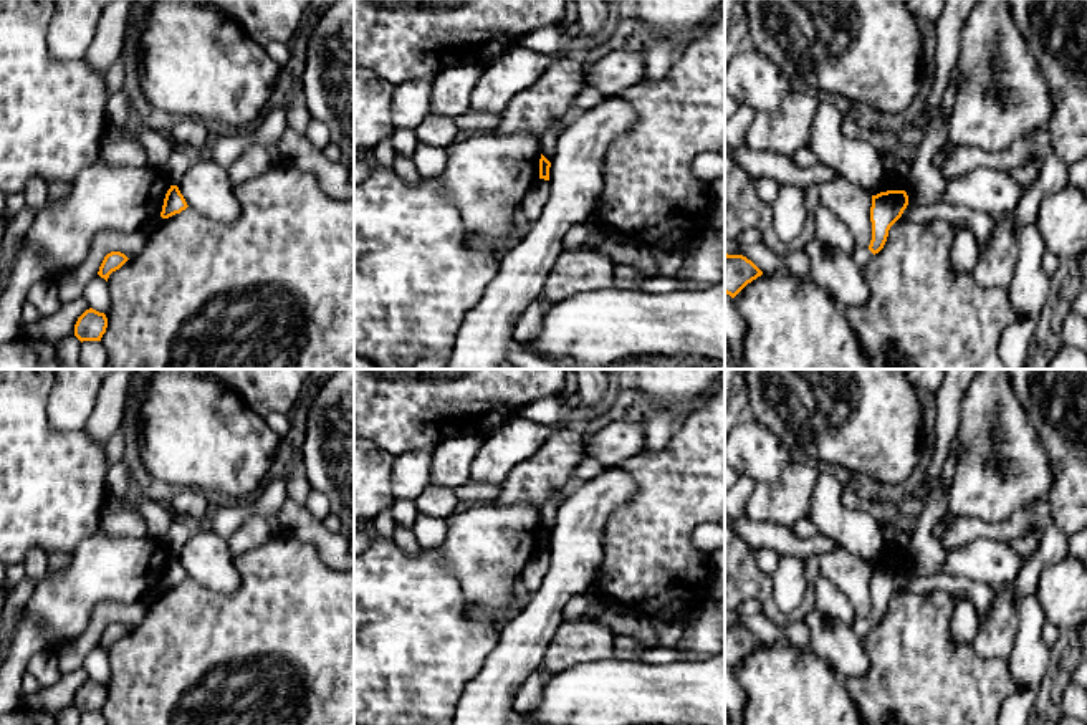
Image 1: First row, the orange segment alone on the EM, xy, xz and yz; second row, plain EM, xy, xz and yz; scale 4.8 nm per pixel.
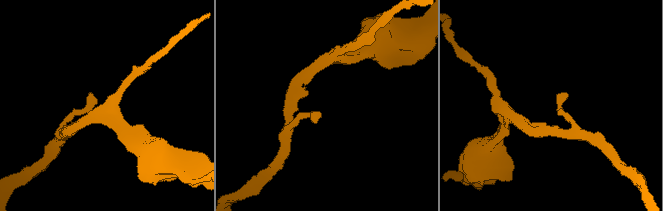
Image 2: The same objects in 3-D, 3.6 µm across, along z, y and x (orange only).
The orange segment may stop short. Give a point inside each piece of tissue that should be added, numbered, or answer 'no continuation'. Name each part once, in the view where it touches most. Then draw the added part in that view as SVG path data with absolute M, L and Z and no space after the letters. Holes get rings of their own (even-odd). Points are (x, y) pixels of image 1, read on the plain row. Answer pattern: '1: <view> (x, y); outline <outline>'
no continuation

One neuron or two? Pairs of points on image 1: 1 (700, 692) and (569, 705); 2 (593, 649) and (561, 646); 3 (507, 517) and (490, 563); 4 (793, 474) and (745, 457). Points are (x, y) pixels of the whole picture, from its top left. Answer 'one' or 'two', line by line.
1: one
2: one
3: one
4: two

